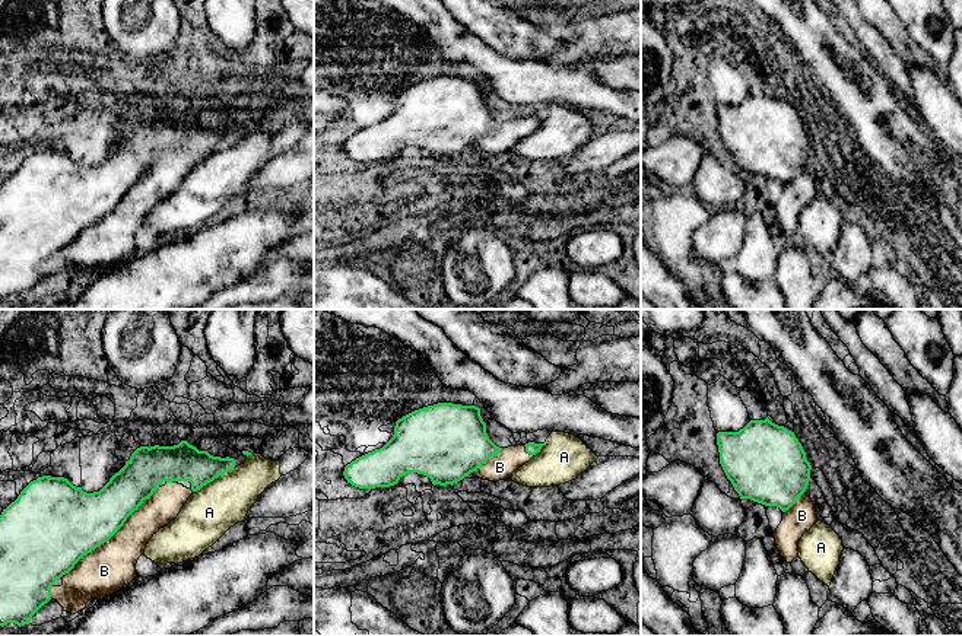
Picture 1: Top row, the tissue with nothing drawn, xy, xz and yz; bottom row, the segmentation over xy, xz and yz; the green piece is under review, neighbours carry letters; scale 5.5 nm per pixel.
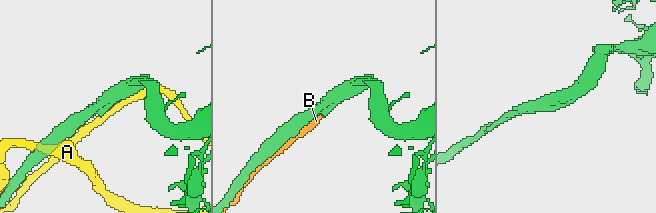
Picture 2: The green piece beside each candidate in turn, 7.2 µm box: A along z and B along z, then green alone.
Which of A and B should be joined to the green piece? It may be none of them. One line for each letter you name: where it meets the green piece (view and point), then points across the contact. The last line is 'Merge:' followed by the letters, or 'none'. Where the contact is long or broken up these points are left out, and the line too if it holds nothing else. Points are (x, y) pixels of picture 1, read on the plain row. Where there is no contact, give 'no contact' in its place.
B: xy (110, 210)
Merge: B

